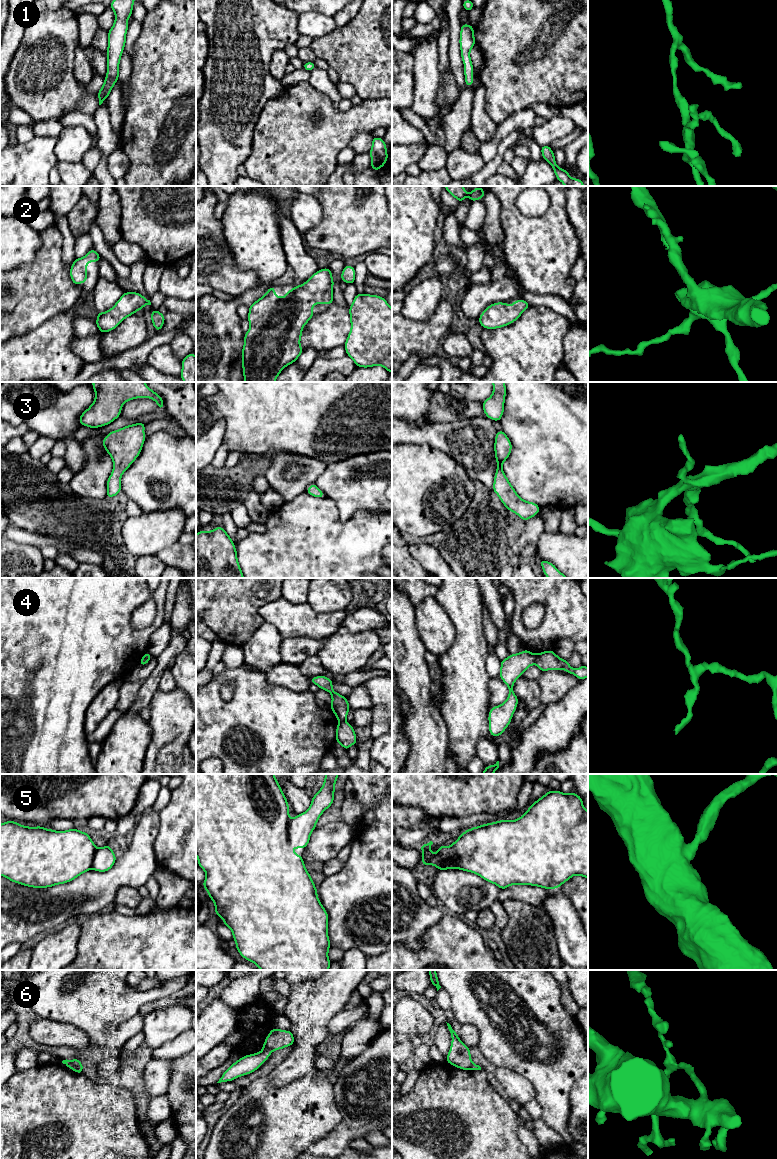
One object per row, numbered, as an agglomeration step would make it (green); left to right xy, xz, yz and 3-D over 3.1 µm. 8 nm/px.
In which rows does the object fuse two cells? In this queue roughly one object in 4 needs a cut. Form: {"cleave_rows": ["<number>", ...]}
{"cleave_rows": ["4", "6"]}

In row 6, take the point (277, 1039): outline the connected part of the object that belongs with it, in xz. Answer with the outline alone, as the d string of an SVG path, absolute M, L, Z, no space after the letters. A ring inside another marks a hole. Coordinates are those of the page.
M273 1028L263 1043L263 1050L276 1051L294 1045L294 1036L290 1030Z

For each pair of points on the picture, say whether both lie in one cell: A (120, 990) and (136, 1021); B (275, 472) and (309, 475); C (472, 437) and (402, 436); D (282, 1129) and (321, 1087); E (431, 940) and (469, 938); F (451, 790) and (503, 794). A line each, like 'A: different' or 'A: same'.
A: different
B: same
C: same
D: same
E: same
F: same

